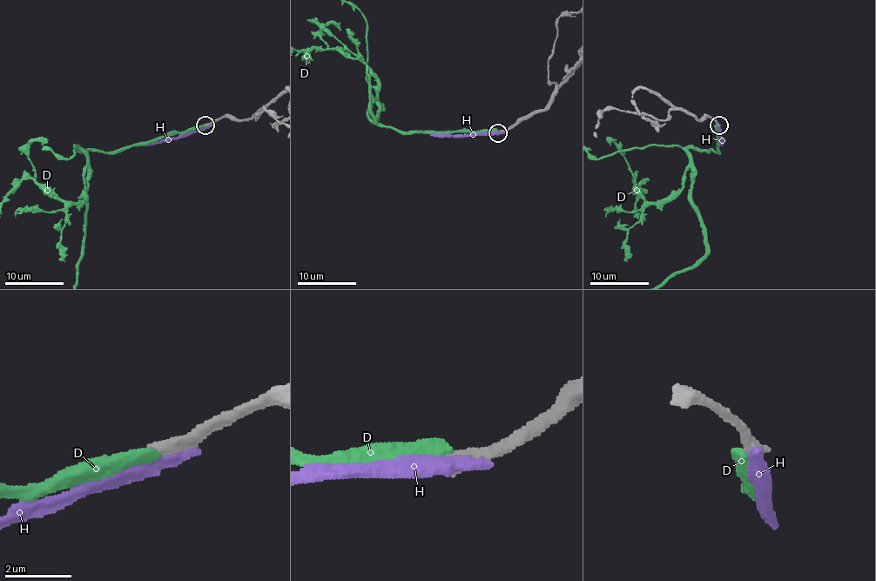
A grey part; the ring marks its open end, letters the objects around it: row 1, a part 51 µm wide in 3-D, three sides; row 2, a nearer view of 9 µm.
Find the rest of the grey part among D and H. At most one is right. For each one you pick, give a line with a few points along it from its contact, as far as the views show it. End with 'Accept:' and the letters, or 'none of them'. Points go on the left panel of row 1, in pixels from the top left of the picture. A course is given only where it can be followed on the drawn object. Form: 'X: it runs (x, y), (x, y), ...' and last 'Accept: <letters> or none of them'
Accept: none of them

